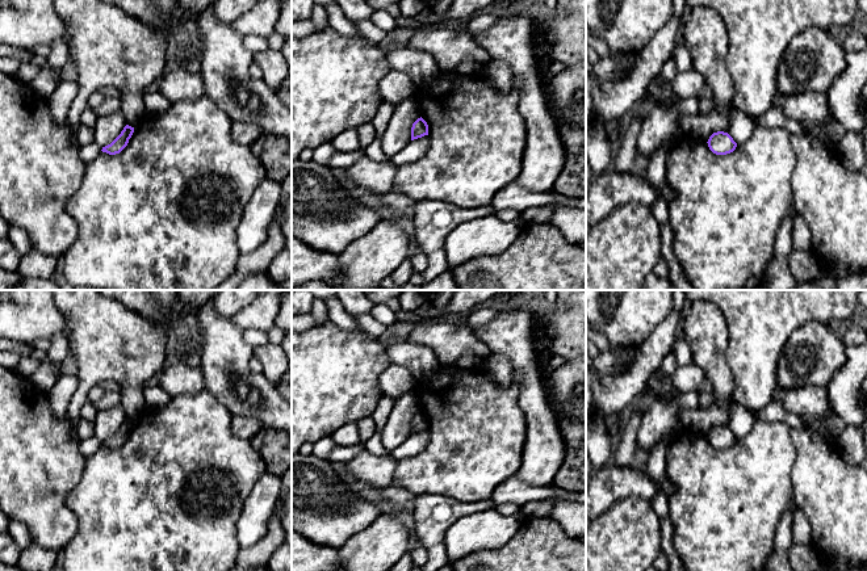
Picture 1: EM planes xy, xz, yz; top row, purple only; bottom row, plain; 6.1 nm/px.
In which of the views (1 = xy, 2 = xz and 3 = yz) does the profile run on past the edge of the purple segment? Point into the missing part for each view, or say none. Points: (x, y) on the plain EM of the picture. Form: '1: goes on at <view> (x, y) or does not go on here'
1: does not go on here
2: does not go on here
3: does not go on here

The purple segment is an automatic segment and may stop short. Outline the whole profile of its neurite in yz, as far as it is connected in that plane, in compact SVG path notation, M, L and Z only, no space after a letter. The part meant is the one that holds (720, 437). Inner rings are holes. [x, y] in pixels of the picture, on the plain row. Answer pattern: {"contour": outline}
{"contour": "M724 425L713 427L708 433L709 444L716 449L726 449L736 444L737 437Z"}

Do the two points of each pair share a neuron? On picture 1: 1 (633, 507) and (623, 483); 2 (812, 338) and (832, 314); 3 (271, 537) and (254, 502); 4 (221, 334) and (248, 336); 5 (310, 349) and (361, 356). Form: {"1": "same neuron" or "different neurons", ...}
{"1": "different neurons", "2": "different neurons", "3": "different neurons", "4": "different neurons", "5": "same neuron"}

